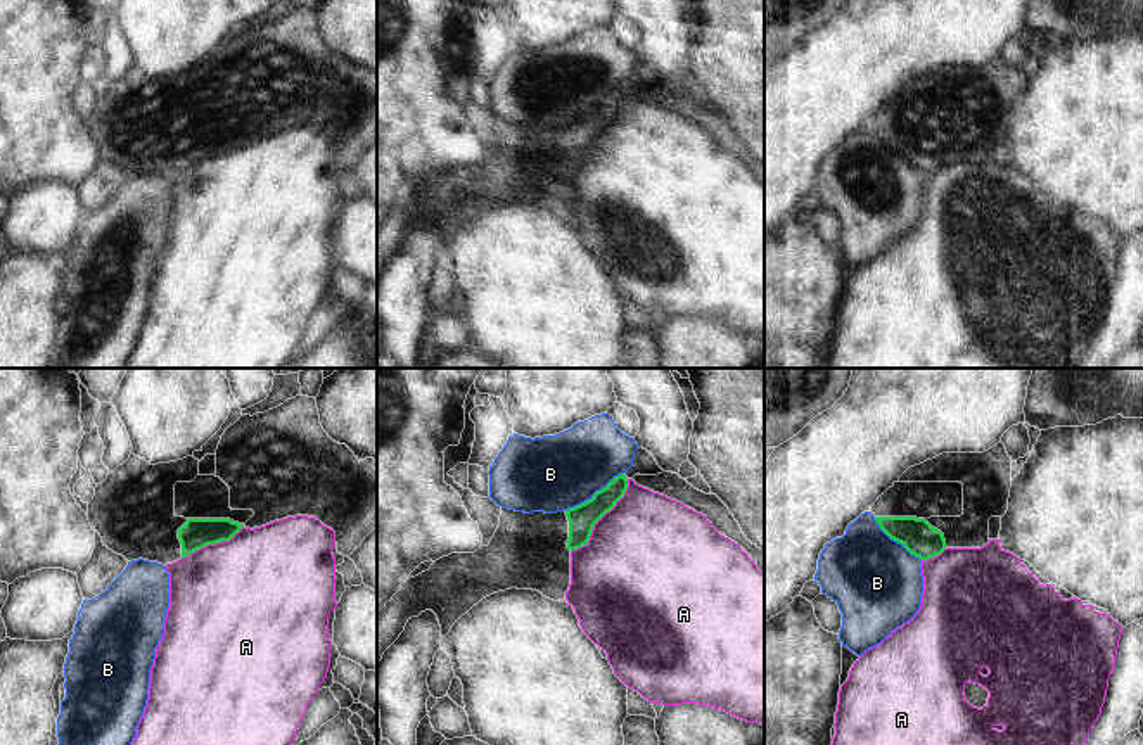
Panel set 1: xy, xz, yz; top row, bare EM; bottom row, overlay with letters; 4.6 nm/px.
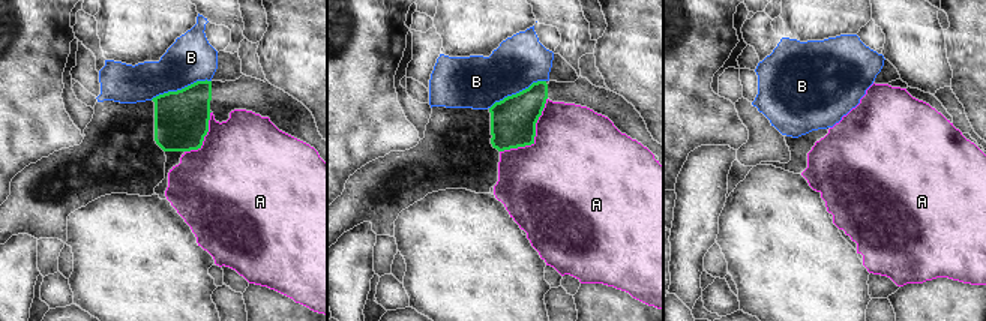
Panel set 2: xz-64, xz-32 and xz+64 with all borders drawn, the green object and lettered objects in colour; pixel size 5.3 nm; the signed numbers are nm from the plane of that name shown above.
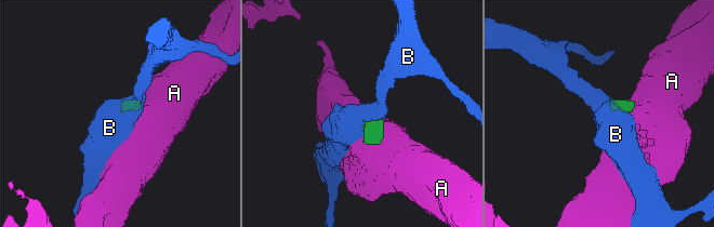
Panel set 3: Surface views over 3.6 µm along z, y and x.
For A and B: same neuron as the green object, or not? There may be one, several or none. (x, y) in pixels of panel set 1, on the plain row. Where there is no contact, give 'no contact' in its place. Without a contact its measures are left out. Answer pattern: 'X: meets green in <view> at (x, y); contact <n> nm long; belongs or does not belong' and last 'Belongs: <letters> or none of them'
A: meets green in xz at (600, 130); contact 440 nm long; does not belong
B: meets green in xz at (593, 108); contact 340 nm long; belongs
Belongs: B

